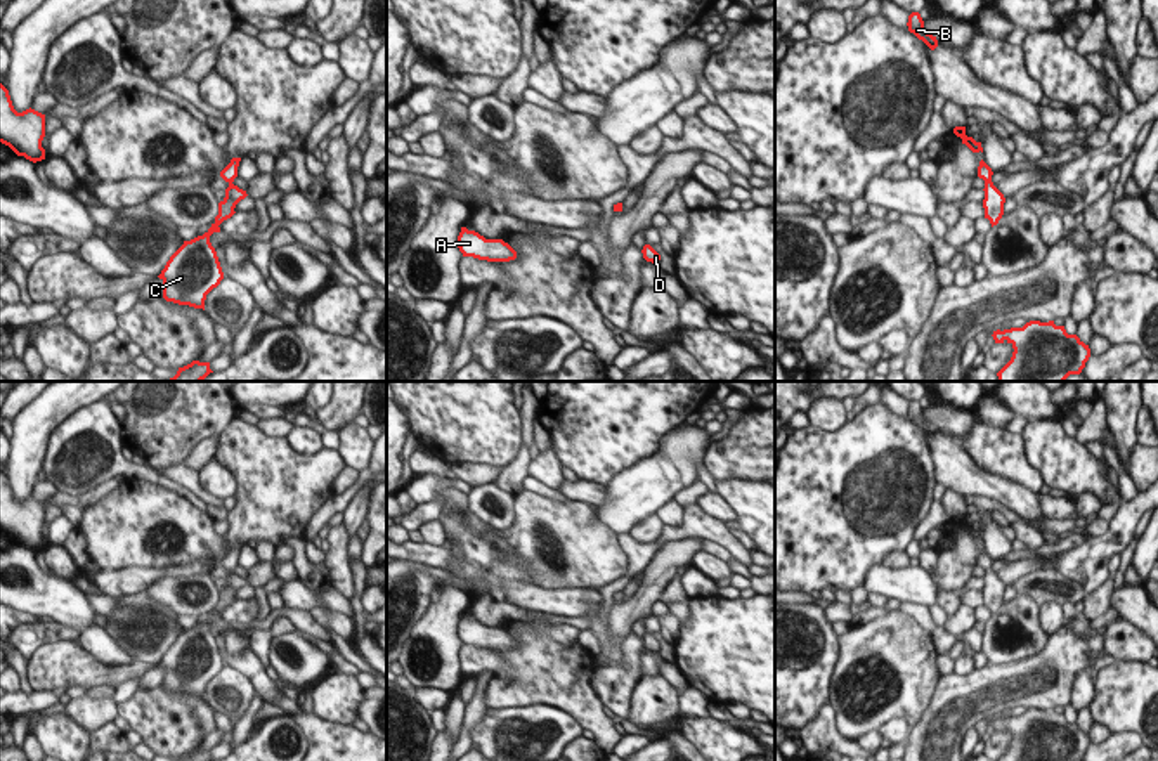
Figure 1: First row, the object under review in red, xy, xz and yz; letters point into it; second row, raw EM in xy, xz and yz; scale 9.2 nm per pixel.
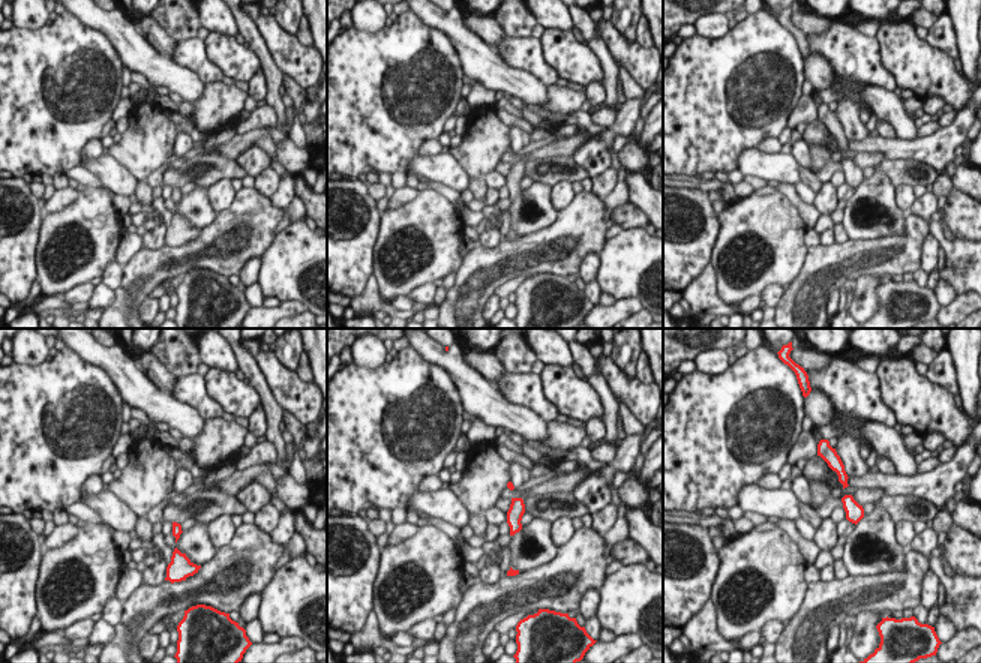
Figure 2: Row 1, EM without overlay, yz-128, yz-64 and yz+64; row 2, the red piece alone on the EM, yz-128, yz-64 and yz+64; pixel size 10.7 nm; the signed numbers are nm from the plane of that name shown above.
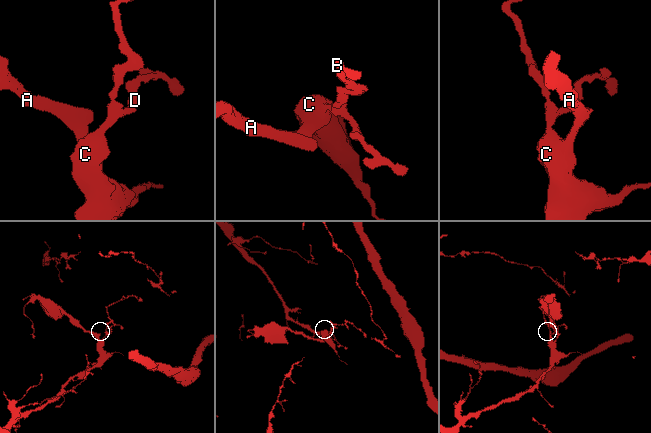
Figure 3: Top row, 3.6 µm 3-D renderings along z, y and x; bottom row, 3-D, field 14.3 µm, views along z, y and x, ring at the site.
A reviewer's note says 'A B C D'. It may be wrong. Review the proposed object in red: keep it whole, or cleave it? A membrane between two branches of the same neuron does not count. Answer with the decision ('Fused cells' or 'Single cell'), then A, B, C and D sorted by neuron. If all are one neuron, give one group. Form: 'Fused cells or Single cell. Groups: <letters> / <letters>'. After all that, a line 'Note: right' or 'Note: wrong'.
Single cell. Groups: A B C D
Note: right

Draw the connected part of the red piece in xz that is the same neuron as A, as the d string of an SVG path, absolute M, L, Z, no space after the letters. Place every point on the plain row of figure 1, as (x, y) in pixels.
M461 615L458 636L463 645L473 645L487 650L510 650L517 647L517 640L503 628L485 628L466 615Z

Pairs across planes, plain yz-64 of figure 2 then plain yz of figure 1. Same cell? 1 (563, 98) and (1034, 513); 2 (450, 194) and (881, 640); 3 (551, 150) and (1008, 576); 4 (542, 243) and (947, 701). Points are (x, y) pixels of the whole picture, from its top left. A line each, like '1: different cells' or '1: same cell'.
1: different cells
2: different cells
3: same cell
4: same cell

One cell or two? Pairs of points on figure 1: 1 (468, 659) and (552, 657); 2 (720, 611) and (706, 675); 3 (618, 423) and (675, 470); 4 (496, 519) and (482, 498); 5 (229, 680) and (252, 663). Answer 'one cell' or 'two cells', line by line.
1: two cells
2: one cell
3: two cells
4: one cell
5: two cells

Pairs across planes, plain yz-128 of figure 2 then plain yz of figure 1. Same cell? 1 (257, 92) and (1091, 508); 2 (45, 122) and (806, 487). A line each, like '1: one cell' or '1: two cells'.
1: one cell
2: one cell

